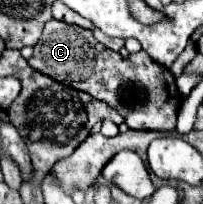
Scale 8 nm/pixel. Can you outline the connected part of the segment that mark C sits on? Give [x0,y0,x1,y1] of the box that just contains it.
[29,19,183,131]

